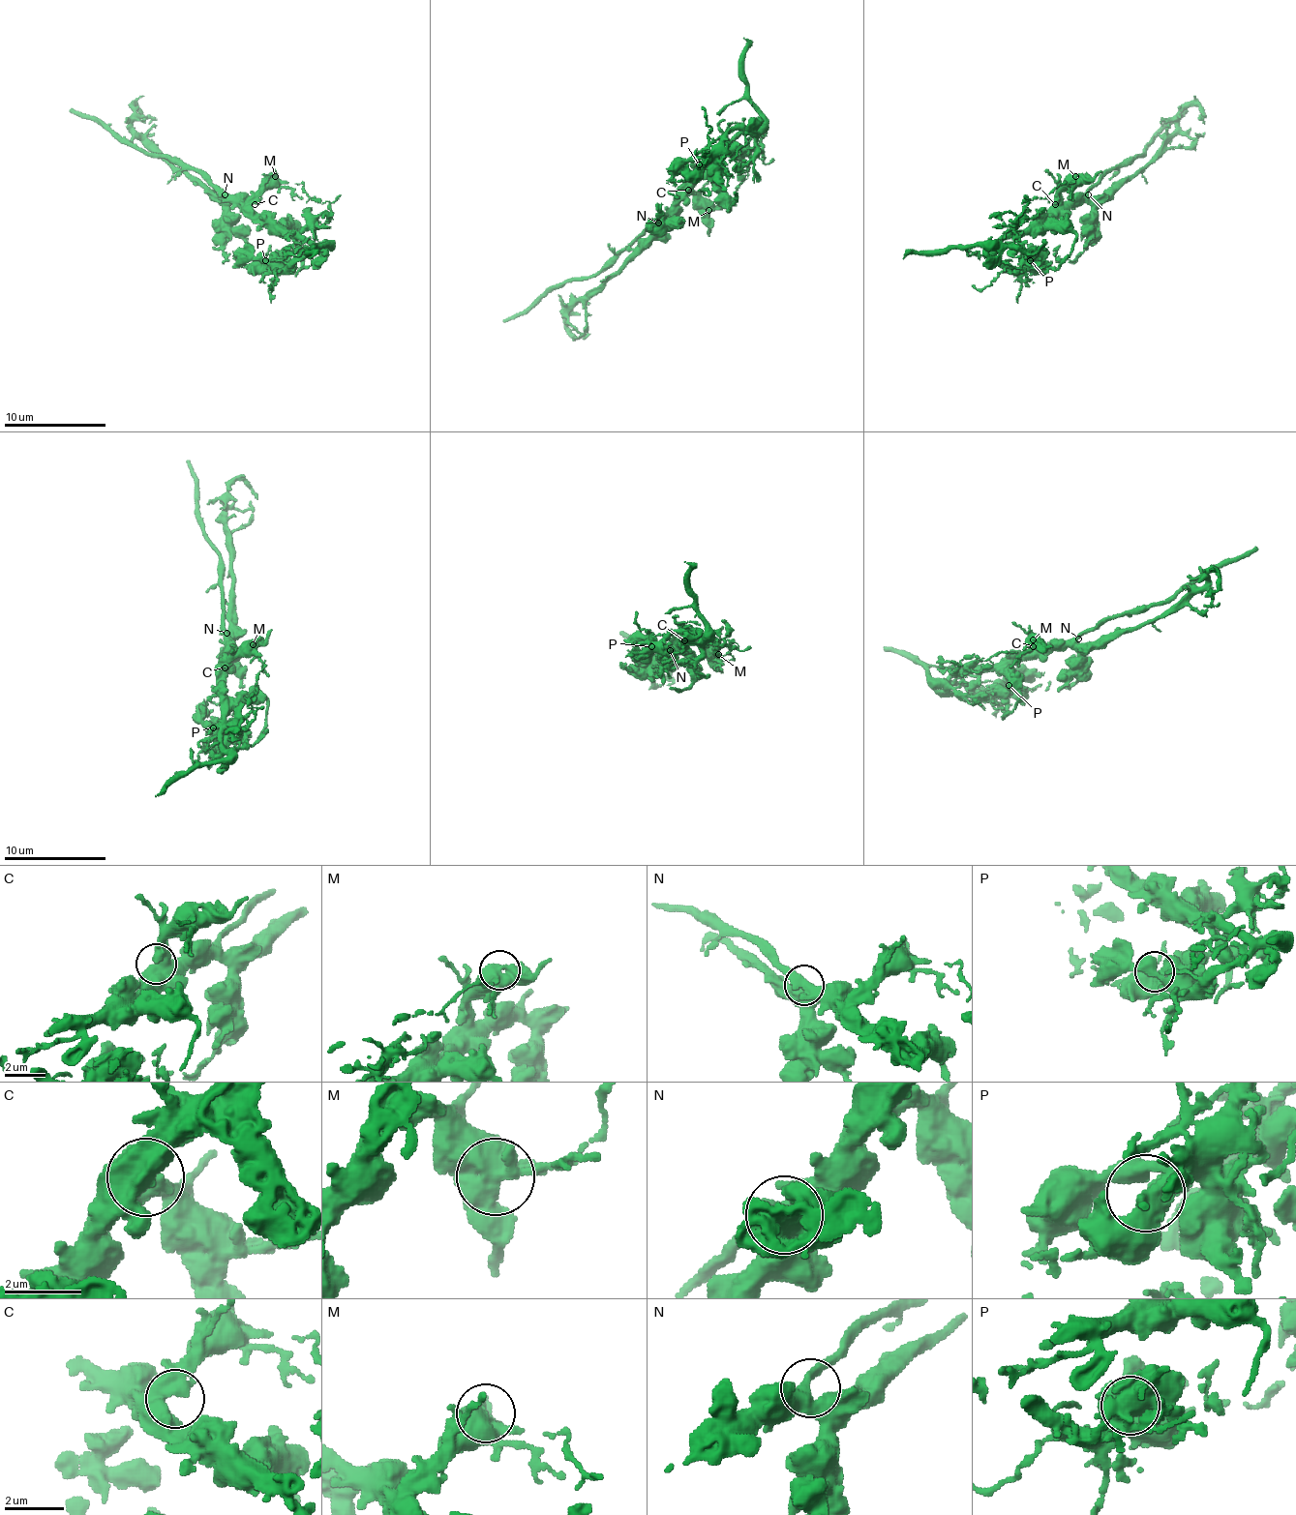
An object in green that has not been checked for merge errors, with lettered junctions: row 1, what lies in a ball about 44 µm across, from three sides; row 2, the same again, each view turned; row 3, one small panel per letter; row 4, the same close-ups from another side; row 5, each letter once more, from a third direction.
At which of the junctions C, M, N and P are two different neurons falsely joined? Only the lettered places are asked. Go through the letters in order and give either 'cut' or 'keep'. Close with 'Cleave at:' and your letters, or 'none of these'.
C: keep
M: keep
N: keep
P: keep
Cleave at: none of these

